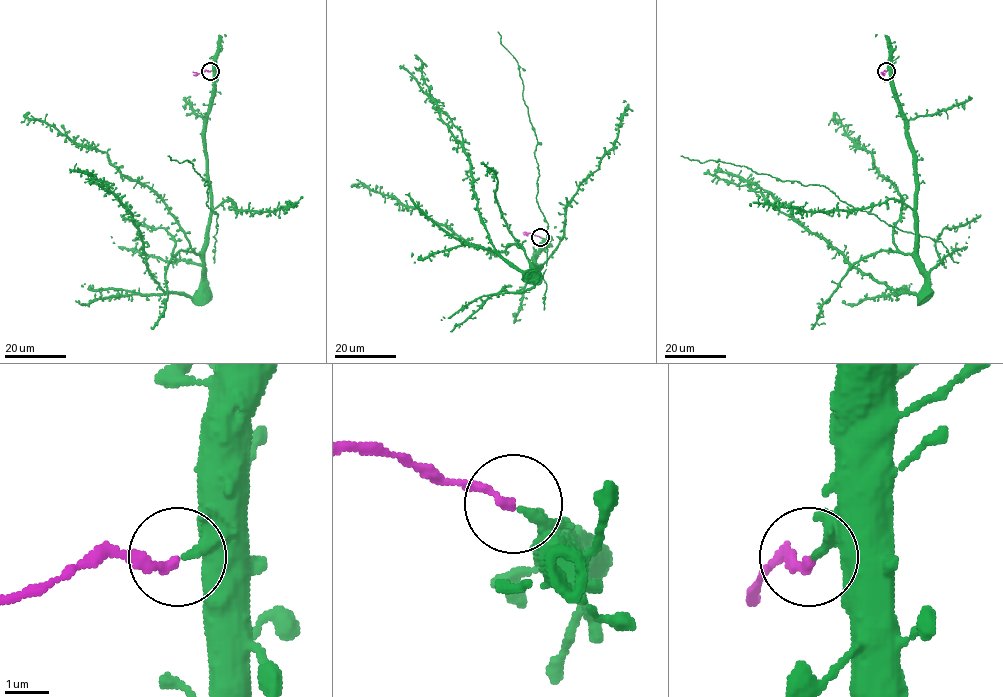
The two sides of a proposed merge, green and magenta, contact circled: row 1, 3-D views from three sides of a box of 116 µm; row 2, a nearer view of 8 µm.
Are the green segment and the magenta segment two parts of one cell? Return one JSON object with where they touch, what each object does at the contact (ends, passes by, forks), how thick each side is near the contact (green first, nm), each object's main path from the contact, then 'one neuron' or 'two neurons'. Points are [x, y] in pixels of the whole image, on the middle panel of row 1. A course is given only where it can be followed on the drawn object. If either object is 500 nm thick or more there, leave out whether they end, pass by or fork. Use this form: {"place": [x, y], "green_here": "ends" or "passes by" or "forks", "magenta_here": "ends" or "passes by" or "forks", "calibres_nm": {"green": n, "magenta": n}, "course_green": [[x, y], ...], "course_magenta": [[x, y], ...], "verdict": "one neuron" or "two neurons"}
{"place": [540, 237], "green_here": "ends", "magenta_here": "ends", "calibres_nm": {"green": 240, "magenta": 200}, "course_green": [[541, 237], [541, 267], [531, 275], [497, 251], [481, 220], [461, 132], [406, 70]], "course_magenta": [[541, 237], [522, 233]], "verdict": "two neurons"}

